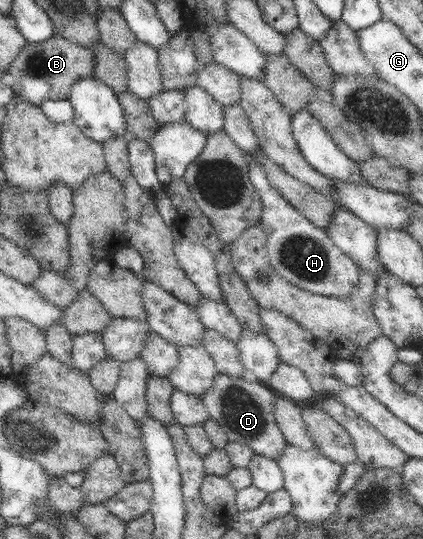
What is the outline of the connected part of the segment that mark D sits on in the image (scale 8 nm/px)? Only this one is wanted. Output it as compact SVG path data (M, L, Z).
M216 374L212 387L201 399L209 412L209 418L214 419L223 427L229 441L245 444L254 452L276 461L285 451L287 442L278 428L273 413L275 397L276 393L268 385L250 377L240 378Z

